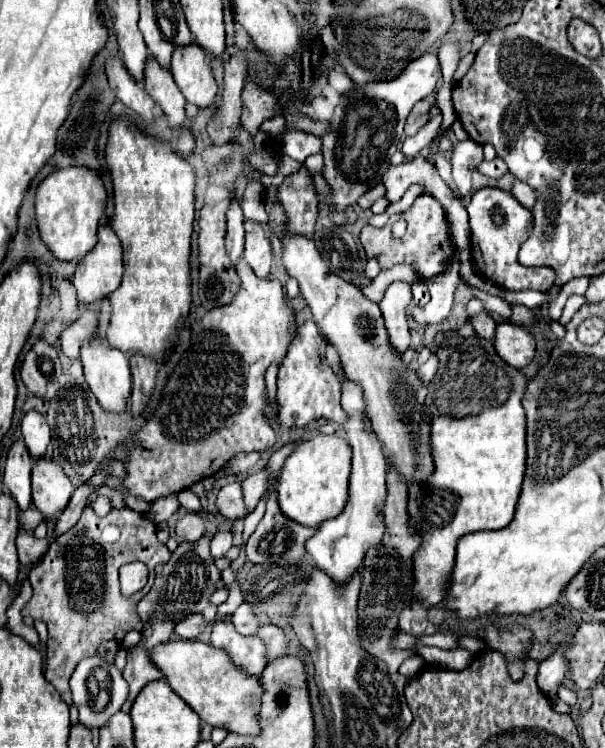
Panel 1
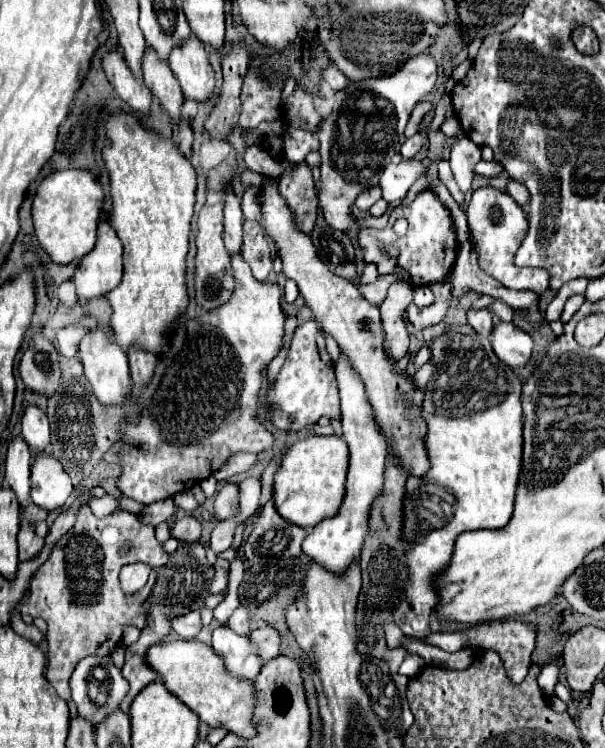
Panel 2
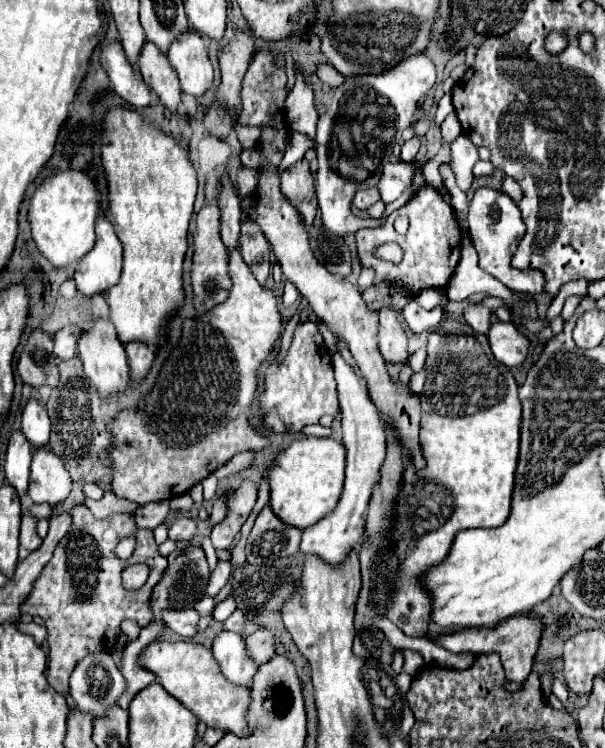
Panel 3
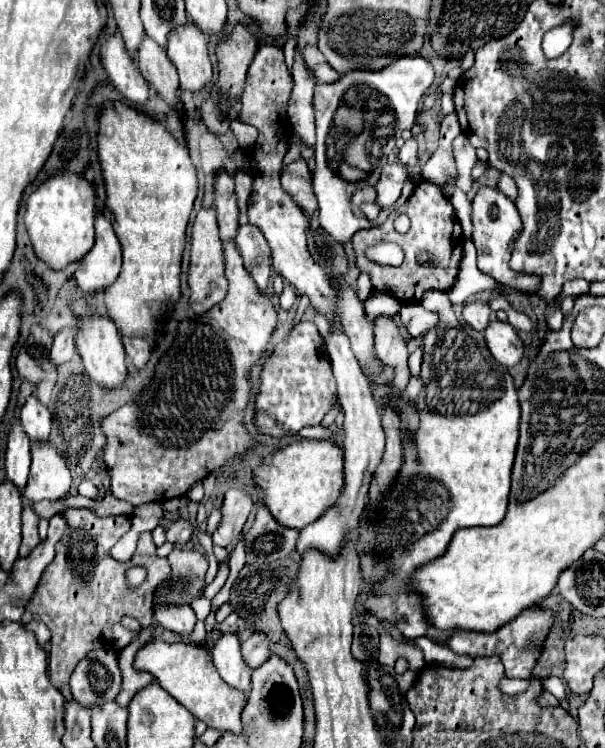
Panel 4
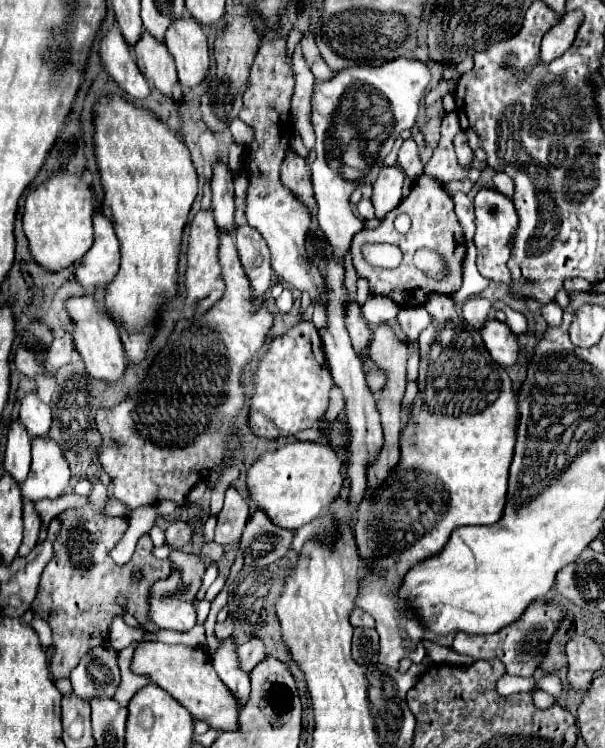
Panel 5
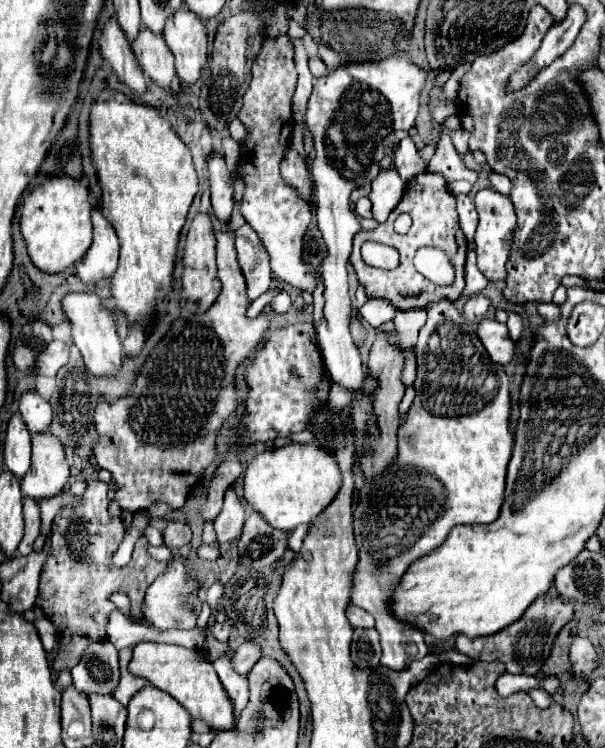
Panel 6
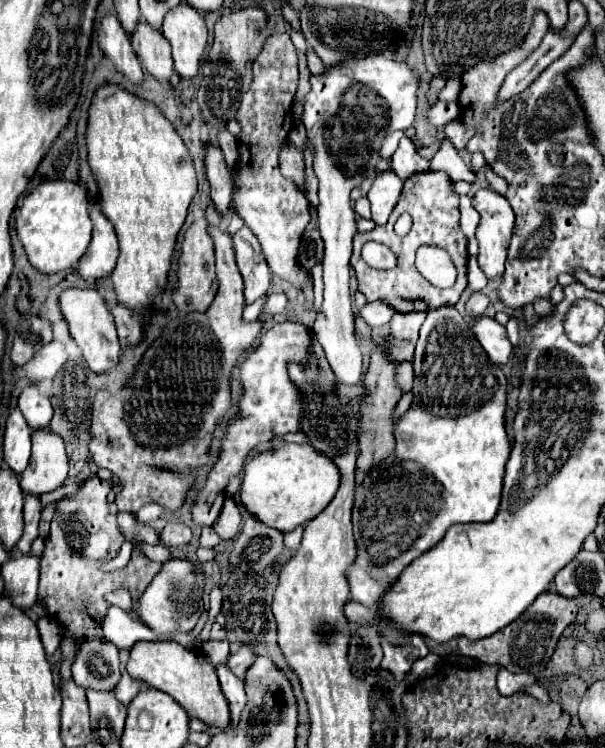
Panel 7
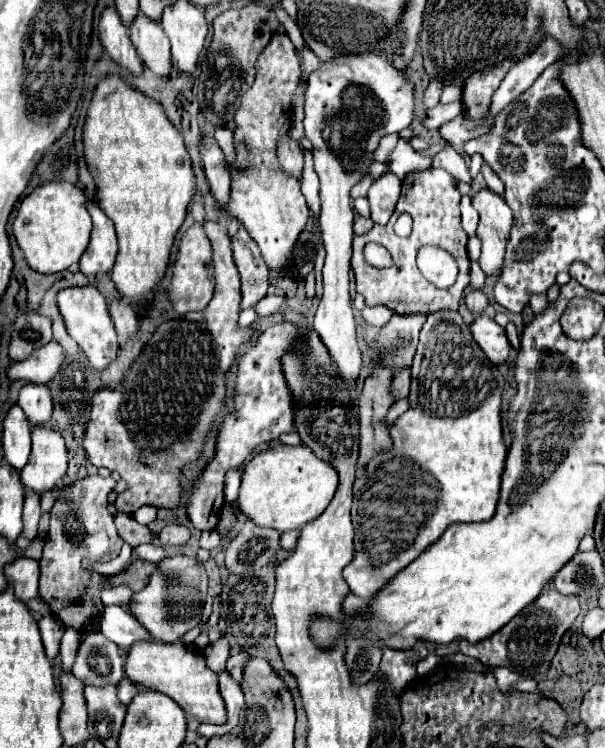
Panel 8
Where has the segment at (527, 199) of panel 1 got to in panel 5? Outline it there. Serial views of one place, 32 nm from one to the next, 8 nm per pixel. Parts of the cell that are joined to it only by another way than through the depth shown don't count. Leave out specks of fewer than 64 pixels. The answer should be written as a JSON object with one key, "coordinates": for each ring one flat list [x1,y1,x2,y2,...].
{"coordinates":[[496,174,496,178,494,178,494,186,496,186,502,194,506,194,508,198,514,196,514,182,512,182,506,174]]}

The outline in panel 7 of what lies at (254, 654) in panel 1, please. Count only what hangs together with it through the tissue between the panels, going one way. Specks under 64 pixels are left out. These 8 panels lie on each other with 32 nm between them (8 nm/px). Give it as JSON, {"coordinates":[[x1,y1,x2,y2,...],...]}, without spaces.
{"coordinates":[[222,662,216,666,216,674,220,678,220,686,222,686,222,692,226,696,226,700,230,702,230,708,232,708,232,726,238,724,238,718,240,718,240,712,244,710,246,706,246,688,244,688,244,680,238,678,230,668,228,668,228,662]]}

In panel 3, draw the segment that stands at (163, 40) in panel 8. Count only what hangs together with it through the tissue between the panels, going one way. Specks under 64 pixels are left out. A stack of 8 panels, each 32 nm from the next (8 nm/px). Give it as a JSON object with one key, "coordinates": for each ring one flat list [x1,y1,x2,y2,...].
{"coordinates":[[144,44,144,52,138,60,140,72,148,88,158,96,158,100,172,112,178,112,178,104,182,102,182,90,178,84,176,72,172,72,172,66,168,64,166,56,160,56,152,44]]}

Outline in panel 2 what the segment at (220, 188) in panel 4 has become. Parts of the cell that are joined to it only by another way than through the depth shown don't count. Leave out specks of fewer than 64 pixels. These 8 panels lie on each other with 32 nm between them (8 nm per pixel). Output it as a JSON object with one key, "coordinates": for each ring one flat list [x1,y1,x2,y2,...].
{"coordinates":[[228,188,226,190,226,208,224,208,224,244,228,254,234,258,242,252,242,208,240,198]]}

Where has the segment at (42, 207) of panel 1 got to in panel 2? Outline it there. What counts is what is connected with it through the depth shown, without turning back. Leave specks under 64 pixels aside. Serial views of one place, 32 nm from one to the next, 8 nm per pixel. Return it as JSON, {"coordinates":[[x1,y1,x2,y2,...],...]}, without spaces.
{"coordinates":[[80,168,58,170,40,182,32,202,34,230,40,246,50,254,54,262,58,264,78,262,94,248,102,204,104,204,102,184,88,170]]}

